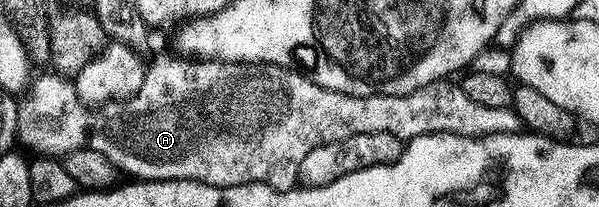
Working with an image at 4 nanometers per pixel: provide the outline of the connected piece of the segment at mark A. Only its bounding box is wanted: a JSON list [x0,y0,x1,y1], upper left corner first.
[16,53,522,191]

